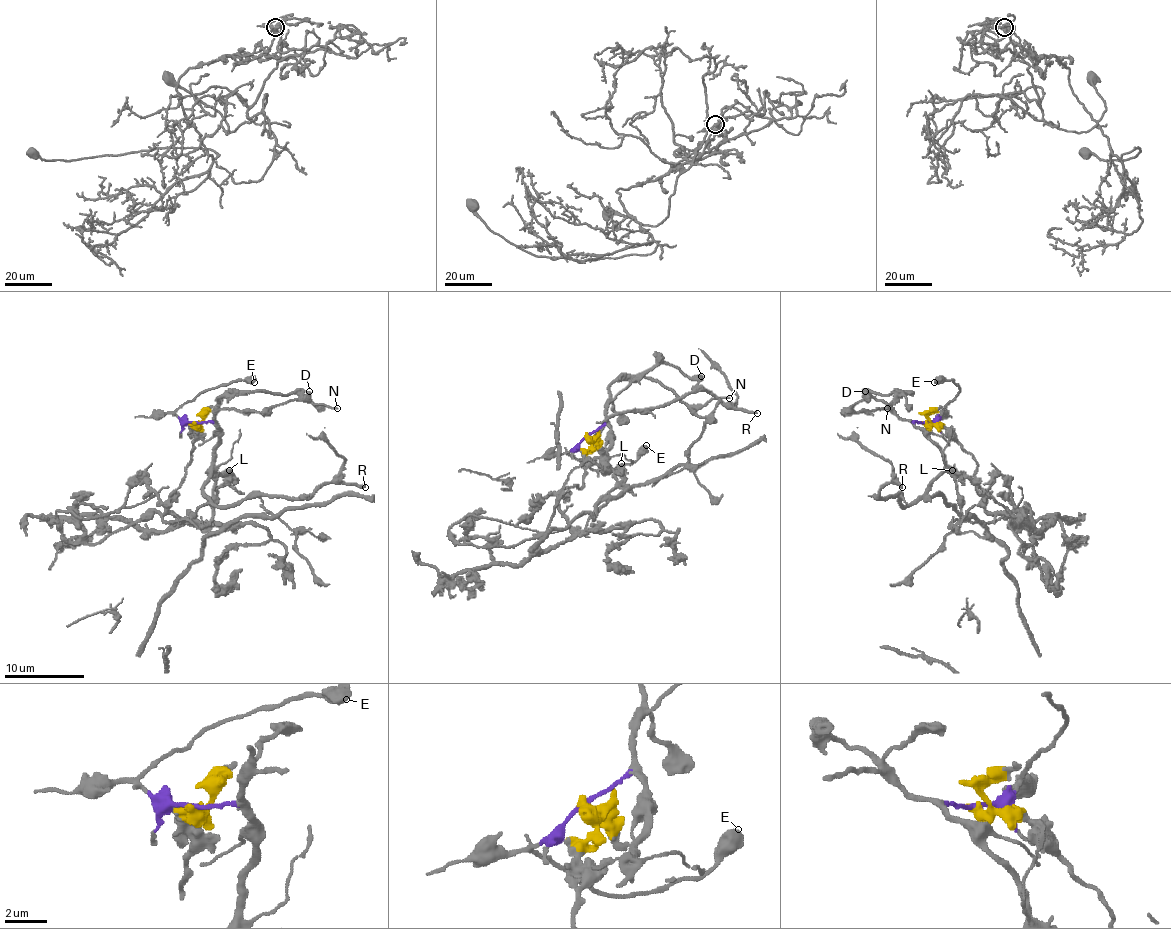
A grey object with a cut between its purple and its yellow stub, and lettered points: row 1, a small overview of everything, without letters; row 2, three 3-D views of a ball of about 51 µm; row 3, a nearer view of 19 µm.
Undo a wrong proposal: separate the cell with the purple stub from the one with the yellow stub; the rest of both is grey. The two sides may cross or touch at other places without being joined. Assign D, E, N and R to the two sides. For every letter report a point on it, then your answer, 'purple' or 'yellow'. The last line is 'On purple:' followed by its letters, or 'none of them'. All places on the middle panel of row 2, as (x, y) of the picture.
D: at (701, 376); purple
E: at (646, 445); purple
N: at (729, 398); purple
R: at (757, 413); purple
On purple: D, E, N, R

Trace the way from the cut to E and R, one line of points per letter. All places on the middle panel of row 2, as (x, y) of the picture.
E: (587, 437), (567, 453), (595, 471), (618, 469), (632, 463), (646, 445)
R: (587, 437), (603, 425), (610, 429), (605, 455), (595, 437), (616, 413), (664, 407), (696, 391), (757, 413)

